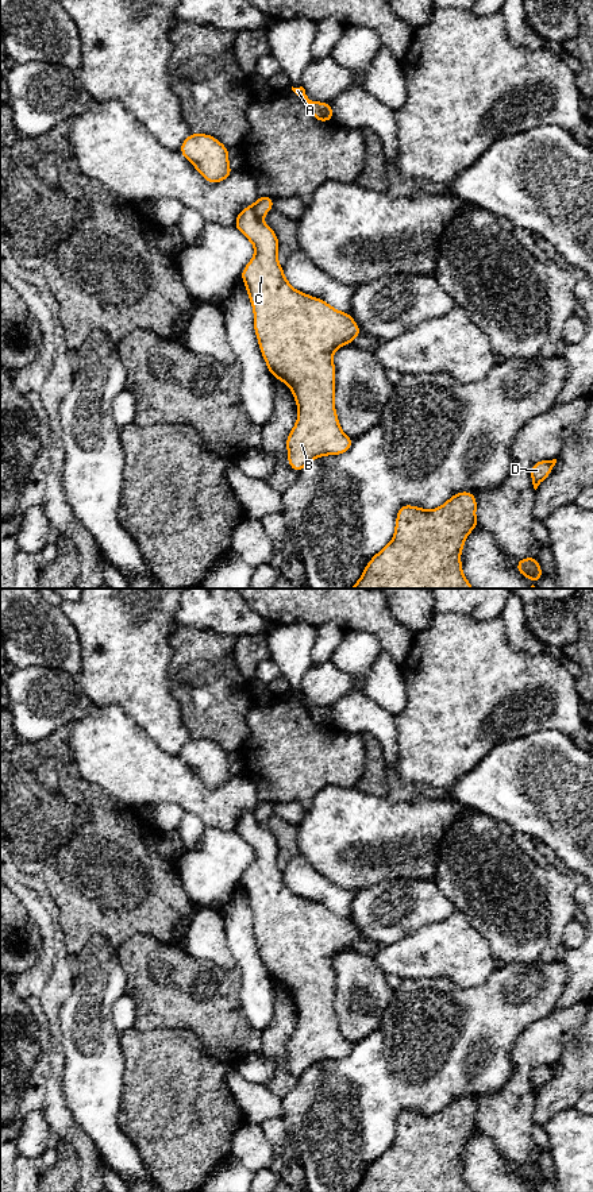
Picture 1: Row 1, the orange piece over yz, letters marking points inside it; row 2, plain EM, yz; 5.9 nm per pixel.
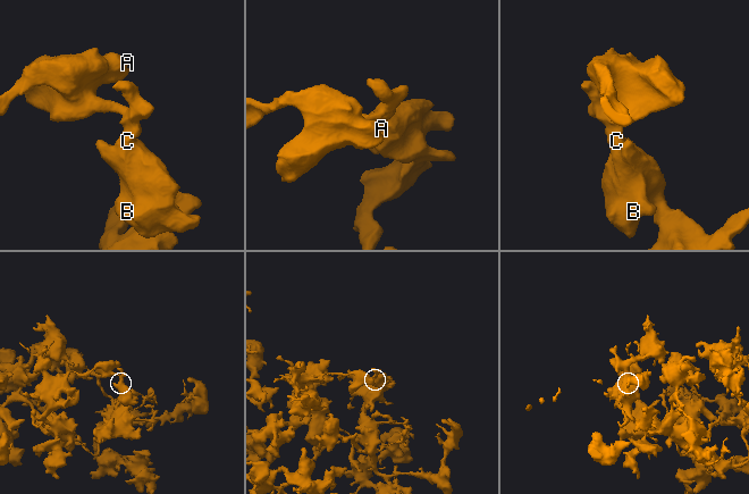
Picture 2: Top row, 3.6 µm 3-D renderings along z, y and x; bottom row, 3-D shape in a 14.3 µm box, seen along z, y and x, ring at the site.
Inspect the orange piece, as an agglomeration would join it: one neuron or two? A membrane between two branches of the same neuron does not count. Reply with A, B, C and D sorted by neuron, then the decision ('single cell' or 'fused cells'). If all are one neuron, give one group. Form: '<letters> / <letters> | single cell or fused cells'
A B C D | single cell

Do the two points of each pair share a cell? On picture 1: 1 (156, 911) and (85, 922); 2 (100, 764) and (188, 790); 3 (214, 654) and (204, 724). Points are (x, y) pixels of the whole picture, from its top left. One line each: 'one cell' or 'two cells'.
1: one cell
2: one cell
3: one cell

